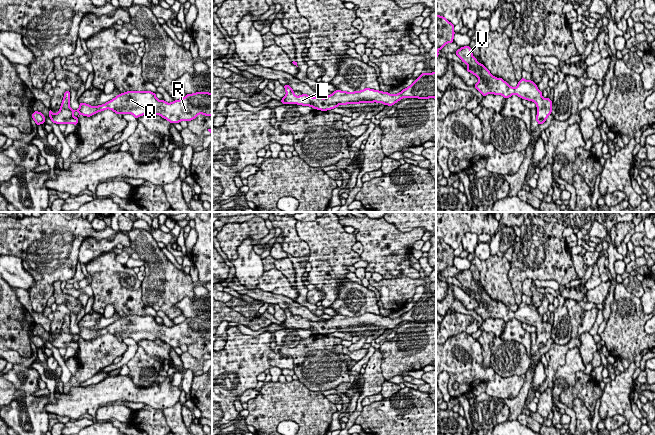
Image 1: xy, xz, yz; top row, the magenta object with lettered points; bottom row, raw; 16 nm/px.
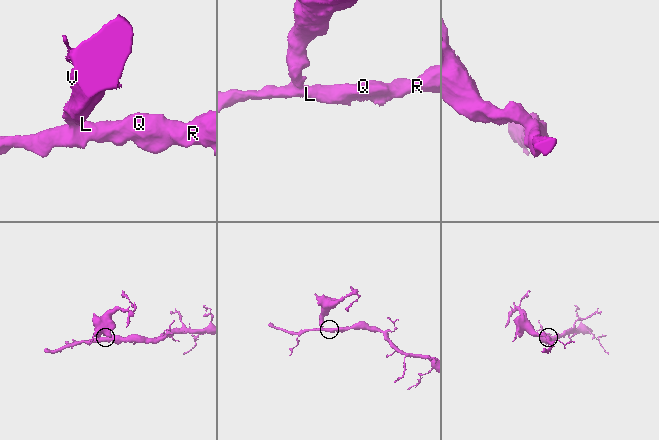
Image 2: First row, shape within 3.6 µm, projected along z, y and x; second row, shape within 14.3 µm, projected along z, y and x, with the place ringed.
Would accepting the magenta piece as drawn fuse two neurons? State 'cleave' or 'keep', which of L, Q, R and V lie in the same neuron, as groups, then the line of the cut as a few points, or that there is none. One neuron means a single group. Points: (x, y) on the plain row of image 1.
keep; groups L Q R V; cut none

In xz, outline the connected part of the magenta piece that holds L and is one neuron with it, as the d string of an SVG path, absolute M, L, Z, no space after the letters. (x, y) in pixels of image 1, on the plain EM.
M436 296L422 297L409 311L403 313L400 317L391 319L388 316L382 316L365 312L361 315L346 316L336 314L331 319L322 321L311 321L307 318L296 320L294 314L287 308L284 309L286 319L280 325L283 328L297 328L310 330L314 333L326 335L331 334L338 329L359 328L381 326L384 329L392 330L402 322L436 323Z

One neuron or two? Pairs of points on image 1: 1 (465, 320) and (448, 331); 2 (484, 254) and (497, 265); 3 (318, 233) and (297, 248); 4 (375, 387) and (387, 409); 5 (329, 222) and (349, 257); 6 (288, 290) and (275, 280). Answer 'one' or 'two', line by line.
1: one
2: two
3: two
4: two
5: one
6: one

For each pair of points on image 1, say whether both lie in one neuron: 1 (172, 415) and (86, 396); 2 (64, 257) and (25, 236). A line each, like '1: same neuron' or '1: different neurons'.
1: different neurons
2: same neuron

